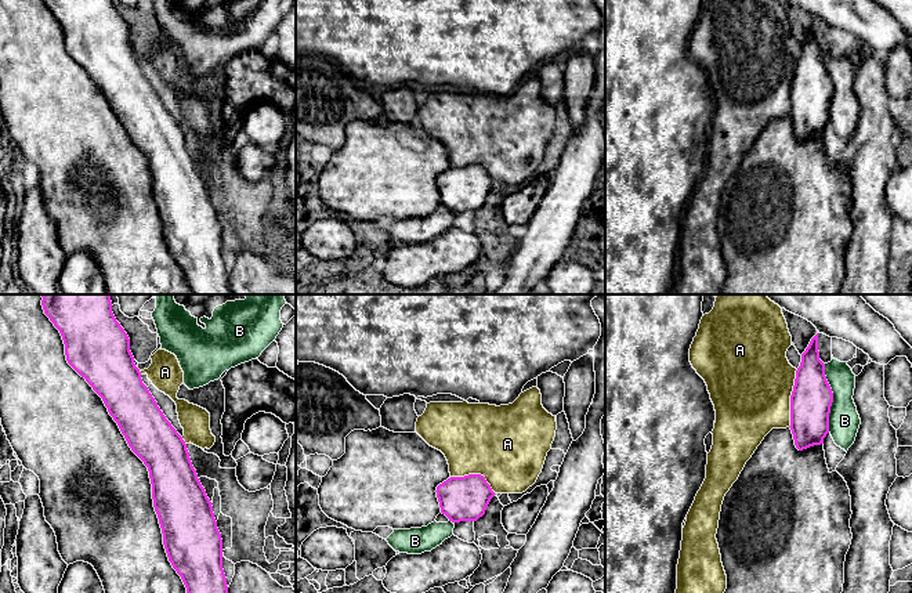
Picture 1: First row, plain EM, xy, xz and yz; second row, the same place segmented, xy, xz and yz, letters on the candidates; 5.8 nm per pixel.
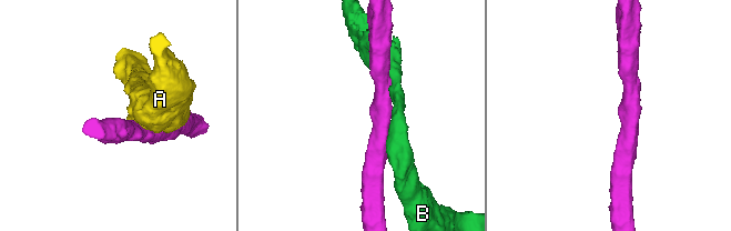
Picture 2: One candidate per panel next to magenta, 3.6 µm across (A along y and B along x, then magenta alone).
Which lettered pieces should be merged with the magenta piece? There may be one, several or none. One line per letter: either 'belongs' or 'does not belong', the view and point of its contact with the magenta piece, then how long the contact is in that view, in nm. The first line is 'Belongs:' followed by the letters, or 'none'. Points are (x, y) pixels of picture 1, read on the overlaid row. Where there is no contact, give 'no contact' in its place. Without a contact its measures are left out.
Belongs: none
A: does not belong; meets magenta in yz at (791, 398); contact 340 nm long
B: does not belong; meets magenta in yz at (832, 398); contact 400 nm long

